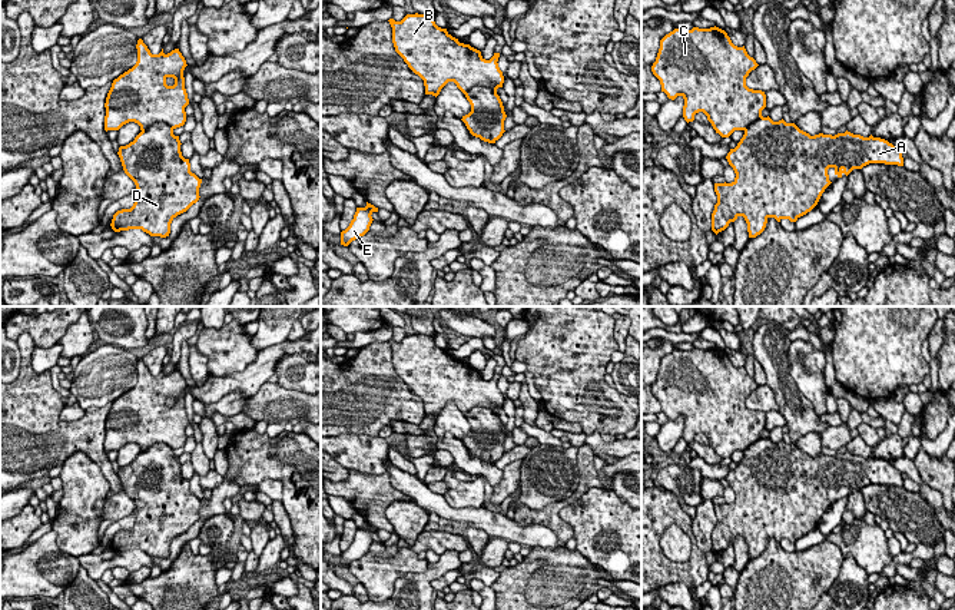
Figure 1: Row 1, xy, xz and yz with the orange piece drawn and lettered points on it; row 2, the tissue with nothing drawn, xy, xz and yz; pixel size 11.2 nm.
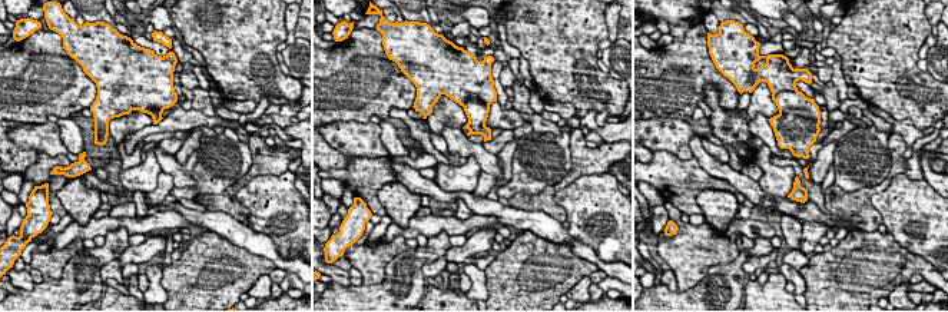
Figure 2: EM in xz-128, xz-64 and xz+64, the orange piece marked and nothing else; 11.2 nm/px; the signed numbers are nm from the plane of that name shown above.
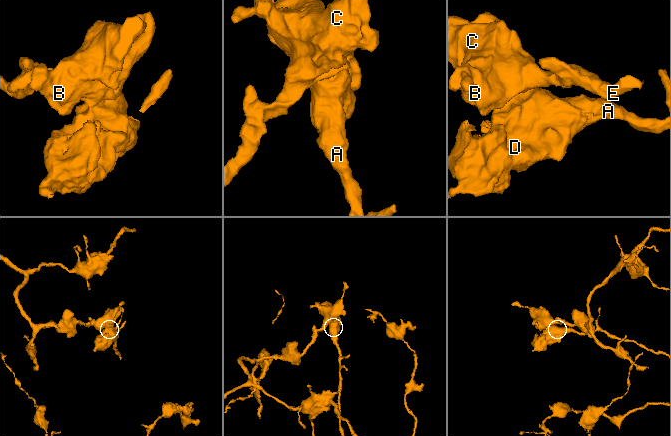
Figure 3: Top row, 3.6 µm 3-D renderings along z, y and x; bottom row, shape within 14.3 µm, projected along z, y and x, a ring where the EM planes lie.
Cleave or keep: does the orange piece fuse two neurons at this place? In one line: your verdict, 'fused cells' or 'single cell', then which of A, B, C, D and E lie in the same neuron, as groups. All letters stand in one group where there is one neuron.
fused cells; A D / B C E

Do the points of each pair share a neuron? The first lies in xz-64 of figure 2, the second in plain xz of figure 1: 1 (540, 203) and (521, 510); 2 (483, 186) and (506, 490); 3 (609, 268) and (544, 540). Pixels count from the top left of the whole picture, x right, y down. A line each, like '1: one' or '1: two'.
1: one
2: one
3: one

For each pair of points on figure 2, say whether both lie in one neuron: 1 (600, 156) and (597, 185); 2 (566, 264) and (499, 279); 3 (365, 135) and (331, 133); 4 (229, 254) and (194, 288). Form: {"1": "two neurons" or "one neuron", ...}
{"1": "two neurons", "2": "one neuron", "3": "one neuron", "4": "one neuron"}

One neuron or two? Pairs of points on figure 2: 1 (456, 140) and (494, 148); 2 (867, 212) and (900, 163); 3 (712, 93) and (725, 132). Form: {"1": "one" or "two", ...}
{"1": "two", "2": "one", "3": "one"}

